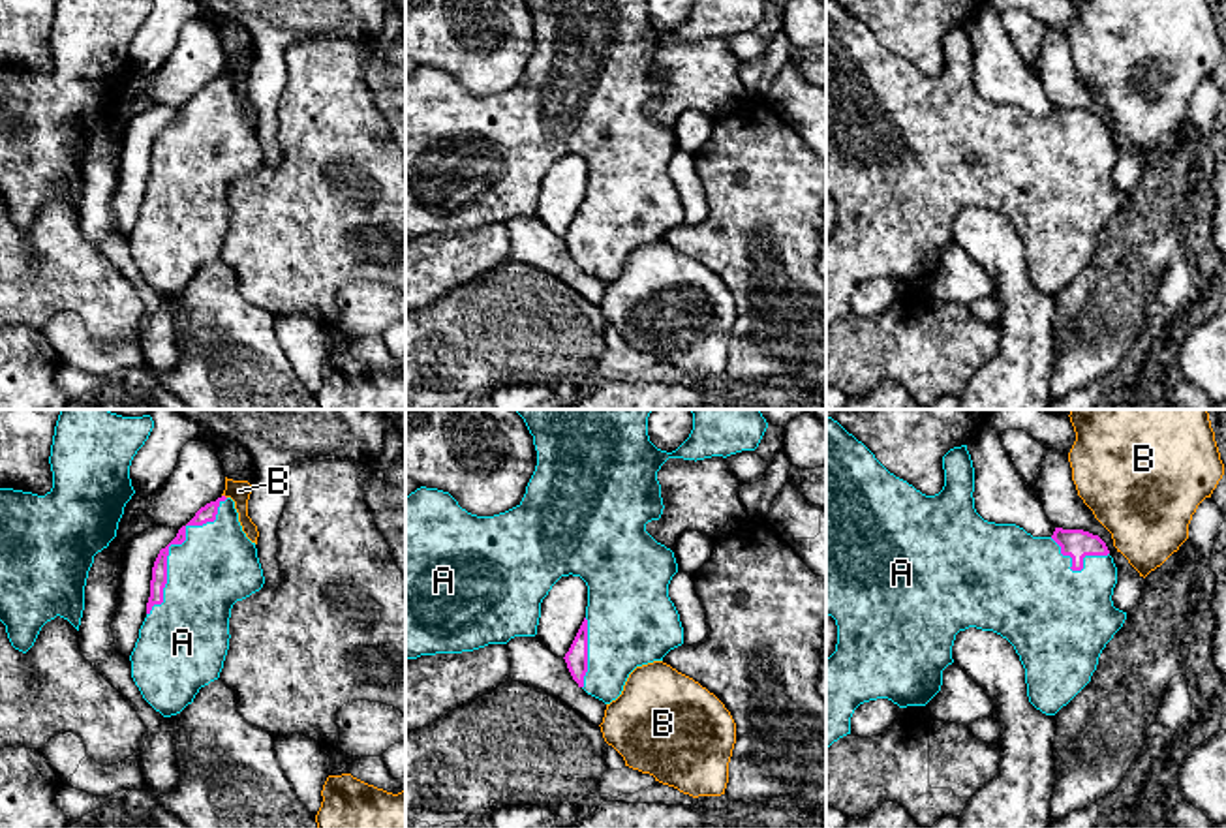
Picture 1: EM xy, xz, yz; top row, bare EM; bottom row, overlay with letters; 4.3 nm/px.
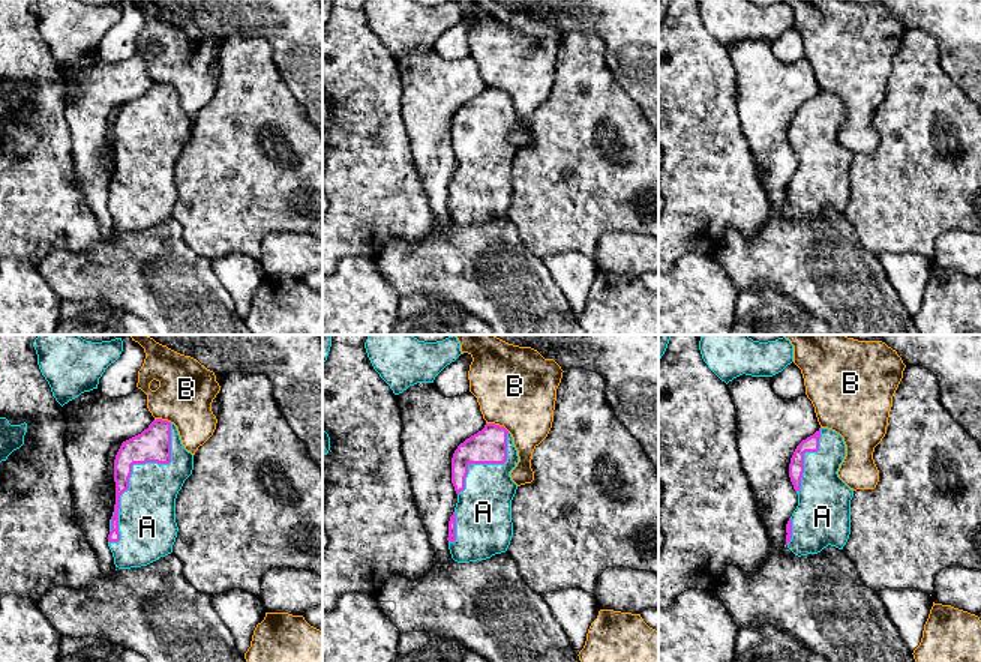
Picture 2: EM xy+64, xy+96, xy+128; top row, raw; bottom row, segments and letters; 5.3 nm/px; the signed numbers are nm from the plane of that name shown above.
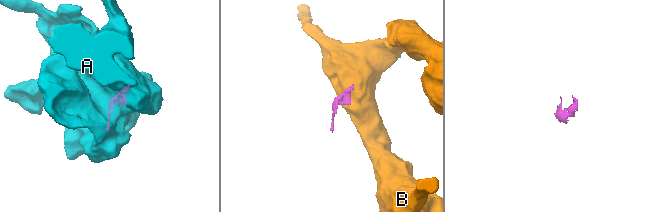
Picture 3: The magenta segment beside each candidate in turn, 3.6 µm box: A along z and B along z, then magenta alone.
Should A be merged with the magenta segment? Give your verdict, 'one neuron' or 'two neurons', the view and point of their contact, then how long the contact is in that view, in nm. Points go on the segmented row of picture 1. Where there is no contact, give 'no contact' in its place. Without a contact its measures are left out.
one neuron; meets magenta in xy at (171, 543); contact 600 nm long

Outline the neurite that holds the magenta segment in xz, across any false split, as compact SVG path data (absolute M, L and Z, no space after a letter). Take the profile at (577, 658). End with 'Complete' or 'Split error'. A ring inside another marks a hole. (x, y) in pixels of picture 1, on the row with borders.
M514 409L526 422L529 434L533 436L533 445L537 451L537 466L526 486L522 501L494 516L477 516L467 513L458 505L458 501L443 490L421 486L409 496L406 496L406 661L417 659L421 655L436 653L462 653L484 648L488 644L507 644L514 636L535 636L541 618L541 603L552 590L552 586L561 576L580 576L588 586L588 606L586 618L565 653L567 668L573 680L588 695L610 704L616 700L629 674L642 665L663 661L663 657L683 644L683 627L674 603L668 597L668 584L678 573L678 563L674 552L665 544L657 543L648 531L646 524L659 520L663 514L661 484L657 481L657 471L668 458L683 460L704 460L712 456L730 456L742 451L755 451L768 428L766 419L759 409L691 409L693 430L689 437L672 452L657 449L648 436L648 417L653 409Z. Split error

